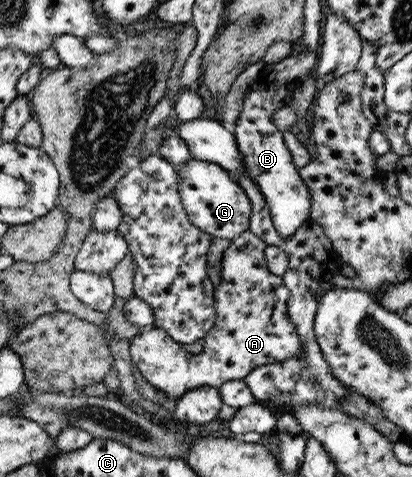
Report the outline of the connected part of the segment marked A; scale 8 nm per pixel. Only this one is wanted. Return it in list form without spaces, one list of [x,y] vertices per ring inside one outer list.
[[[246,230],[235,237],[222,251],[220,274],[218,275],[220,281],[212,292],[216,317],[212,328],[203,337],[204,345],[198,354],[182,350],[180,344],[170,338],[164,330],[153,326],[142,328],[138,334],[129,339],[131,363],[140,371],[142,378],[148,384],[152,384],[156,390],[164,392],[166,398],[176,401],[180,398],[180,394],[198,385],[217,388],[225,381],[242,380],[252,369],[260,367],[260,365],[270,365],[270,363],[281,365],[292,358],[300,359],[302,357],[300,338],[286,313],[290,295],[288,289],[282,284],[281,276],[276,276],[268,271],[264,259],[266,247],[266,243],[260,240],[256,234]]]

